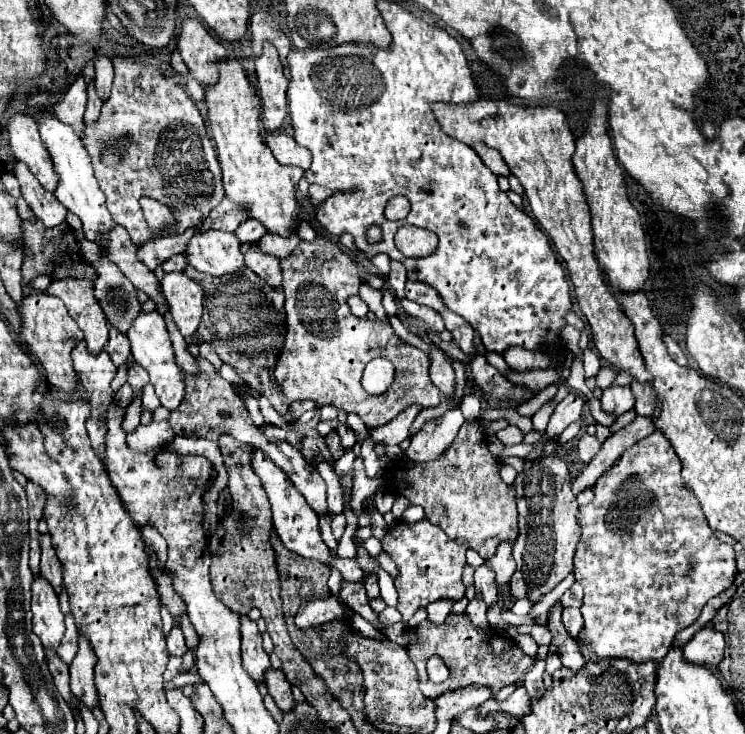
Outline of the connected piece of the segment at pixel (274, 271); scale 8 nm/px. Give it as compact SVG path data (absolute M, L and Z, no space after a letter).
M251 244L251 250L245 254L245 266L253 270L259 278L263 278L269 286L281 286L281 266L277 258L269 258L269 254L259 254L257 244Z

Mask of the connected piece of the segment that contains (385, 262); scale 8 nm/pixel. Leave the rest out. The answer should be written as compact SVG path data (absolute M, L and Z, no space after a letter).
M377 254L371 259L371 262L381 275L388 276L390 274L390 258L386 254Z

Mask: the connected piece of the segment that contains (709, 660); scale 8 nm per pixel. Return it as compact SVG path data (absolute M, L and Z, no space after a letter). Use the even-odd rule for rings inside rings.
M711 628L699 630L683 646L683 660L697 666L705 664L717 668L717 664L723 660L723 654L725 654L725 636Z

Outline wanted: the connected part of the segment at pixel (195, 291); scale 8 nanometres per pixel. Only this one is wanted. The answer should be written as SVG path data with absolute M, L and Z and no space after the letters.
M171 272L163 276L161 290L169 302L179 332L185 336L185 340L189 340L197 332L203 314L201 286L187 278L183 272Z

